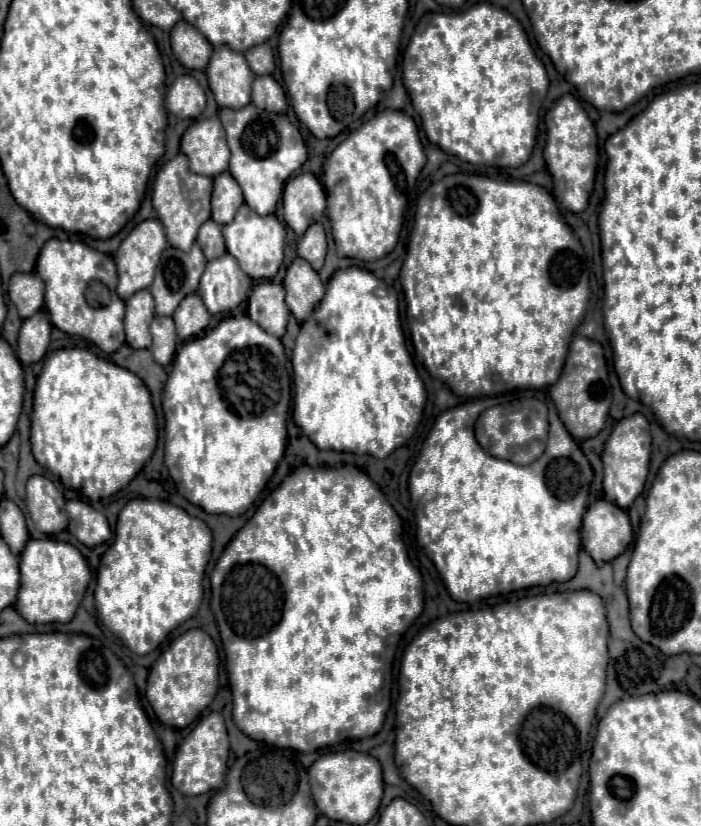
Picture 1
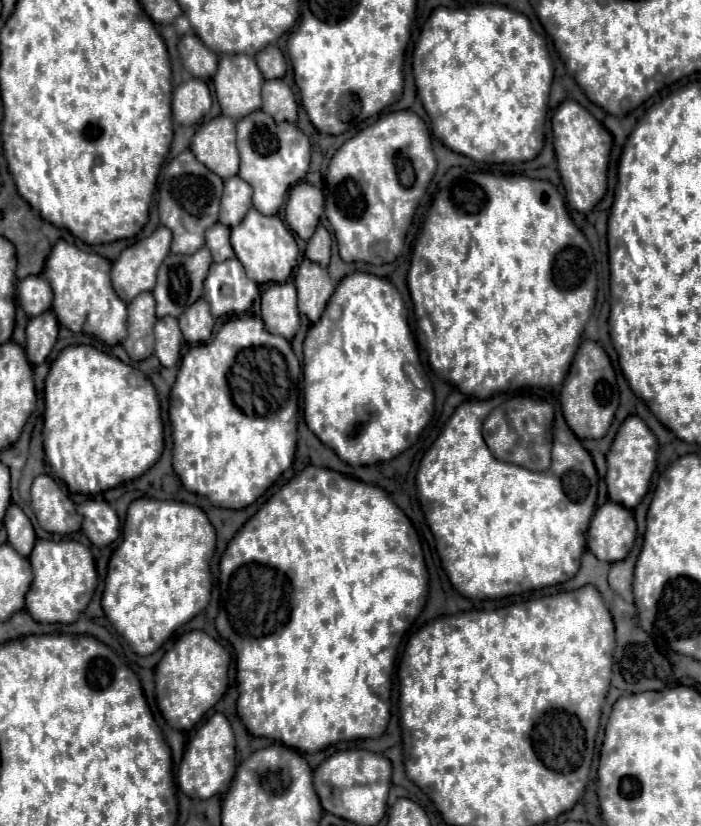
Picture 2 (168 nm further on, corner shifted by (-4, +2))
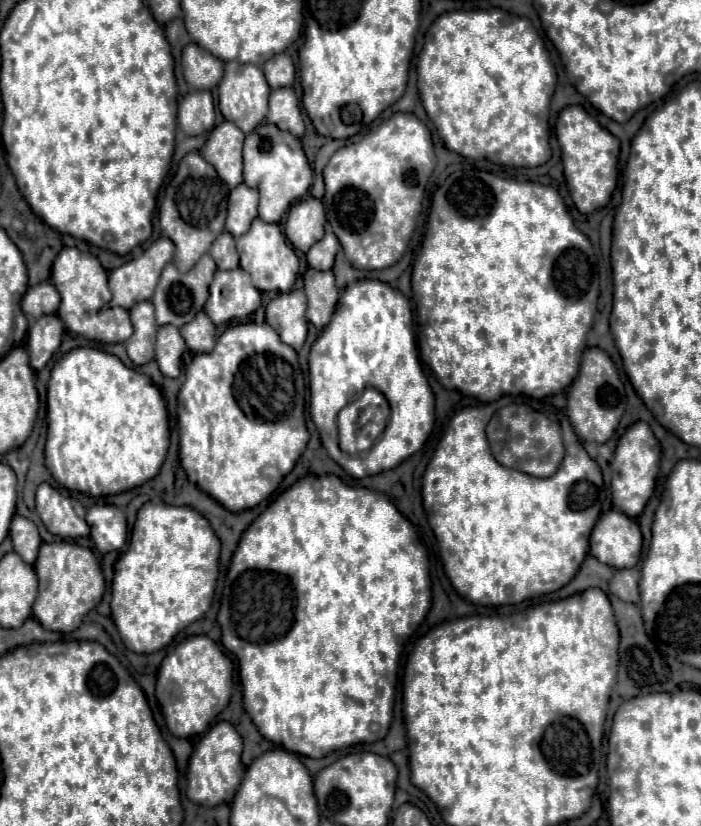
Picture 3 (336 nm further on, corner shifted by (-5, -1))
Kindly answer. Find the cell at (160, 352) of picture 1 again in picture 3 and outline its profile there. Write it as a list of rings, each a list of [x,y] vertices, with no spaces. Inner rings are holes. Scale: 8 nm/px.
[[[167,324],[157,332],[155,360],[159,370],[167,378],[177,378],[181,374],[181,354],[185,350],[185,340],[179,334],[179,328]]]

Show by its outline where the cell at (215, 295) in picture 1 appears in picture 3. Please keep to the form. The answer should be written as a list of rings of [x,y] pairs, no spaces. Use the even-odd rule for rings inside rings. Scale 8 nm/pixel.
[[[243,268],[231,272],[215,272],[215,280],[209,288],[209,300],[205,312],[213,324],[223,324],[235,318],[245,318],[261,306],[261,292],[253,286]]]

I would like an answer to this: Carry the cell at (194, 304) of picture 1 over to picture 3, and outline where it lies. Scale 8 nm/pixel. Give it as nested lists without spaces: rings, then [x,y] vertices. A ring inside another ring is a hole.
[[[199,312],[191,324],[181,328],[181,336],[191,352],[211,352],[215,346],[215,324],[207,320],[205,312]]]

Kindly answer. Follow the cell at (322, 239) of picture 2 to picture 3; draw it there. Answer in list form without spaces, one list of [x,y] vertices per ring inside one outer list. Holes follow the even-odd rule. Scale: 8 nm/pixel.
[[[327,230],[323,240],[319,240],[319,244],[311,246],[311,250],[307,252],[307,262],[315,270],[331,270],[337,250],[339,250],[339,240],[335,240],[335,234],[331,230]]]

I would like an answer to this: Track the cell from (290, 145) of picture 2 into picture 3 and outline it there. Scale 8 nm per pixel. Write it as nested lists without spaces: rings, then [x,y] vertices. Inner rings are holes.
[[[261,124],[255,132],[247,134],[243,146],[243,176],[249,188],[259,192],[259,218],[267,222],[279,222],[287,208],[299,200],[313,182],[311,166],[305,158],[301,142],[289,132],[279,130],[275,124]]]

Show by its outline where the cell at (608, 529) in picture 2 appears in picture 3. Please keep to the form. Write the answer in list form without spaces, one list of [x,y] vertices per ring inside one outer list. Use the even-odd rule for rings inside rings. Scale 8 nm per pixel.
[[[619,510],[605,512],[591,534],[591,556],[613,568],[633,568],[641,558],[643,536],[637,520]]]

